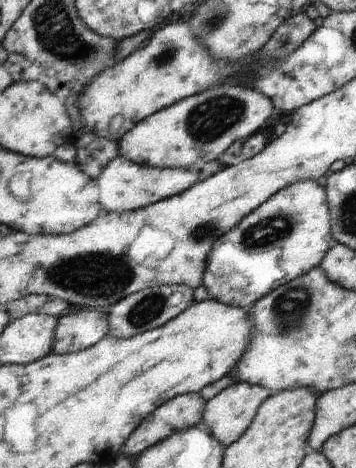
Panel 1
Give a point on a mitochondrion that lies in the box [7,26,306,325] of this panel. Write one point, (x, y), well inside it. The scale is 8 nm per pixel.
(100, 274)

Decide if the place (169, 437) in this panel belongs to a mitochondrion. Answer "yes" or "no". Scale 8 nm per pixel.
no

